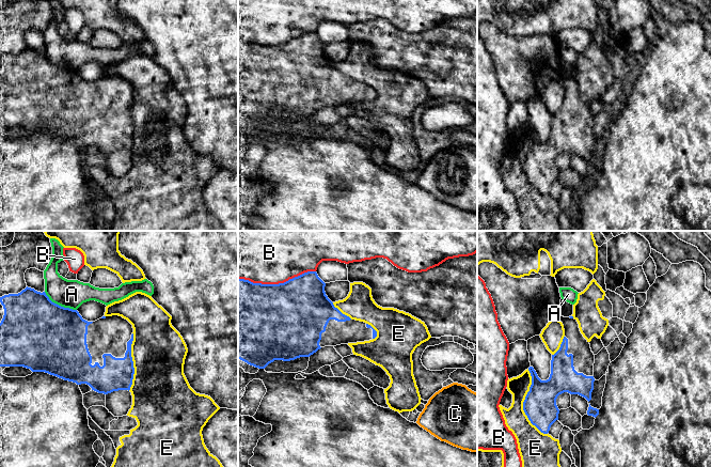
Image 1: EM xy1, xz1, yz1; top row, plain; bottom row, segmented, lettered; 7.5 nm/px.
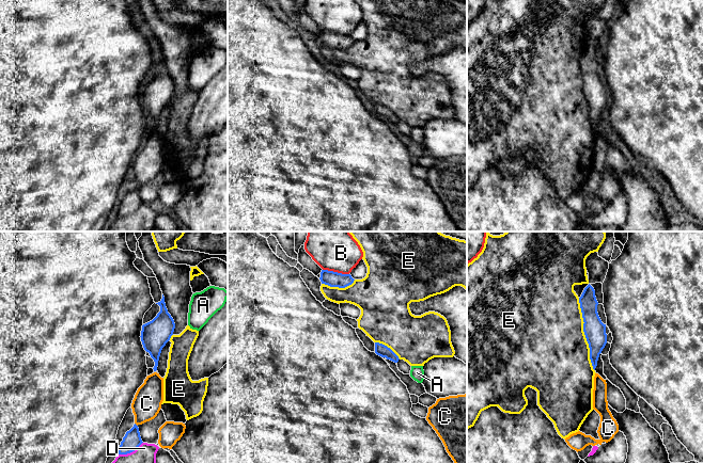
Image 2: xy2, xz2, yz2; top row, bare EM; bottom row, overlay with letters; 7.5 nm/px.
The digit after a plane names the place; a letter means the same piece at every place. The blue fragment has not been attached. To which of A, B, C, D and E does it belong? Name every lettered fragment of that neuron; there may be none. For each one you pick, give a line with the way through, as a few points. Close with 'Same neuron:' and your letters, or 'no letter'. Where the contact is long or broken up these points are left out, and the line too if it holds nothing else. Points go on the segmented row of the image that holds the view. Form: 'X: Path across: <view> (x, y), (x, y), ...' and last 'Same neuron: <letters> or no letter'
Same neuron: no letter

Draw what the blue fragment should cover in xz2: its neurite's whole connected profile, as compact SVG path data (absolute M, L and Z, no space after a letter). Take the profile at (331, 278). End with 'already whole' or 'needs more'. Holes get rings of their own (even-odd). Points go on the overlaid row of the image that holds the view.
M322 270L319 280L322 284L339 288L345 288L355 281L350 274L342 274L328 270Z; already whole

